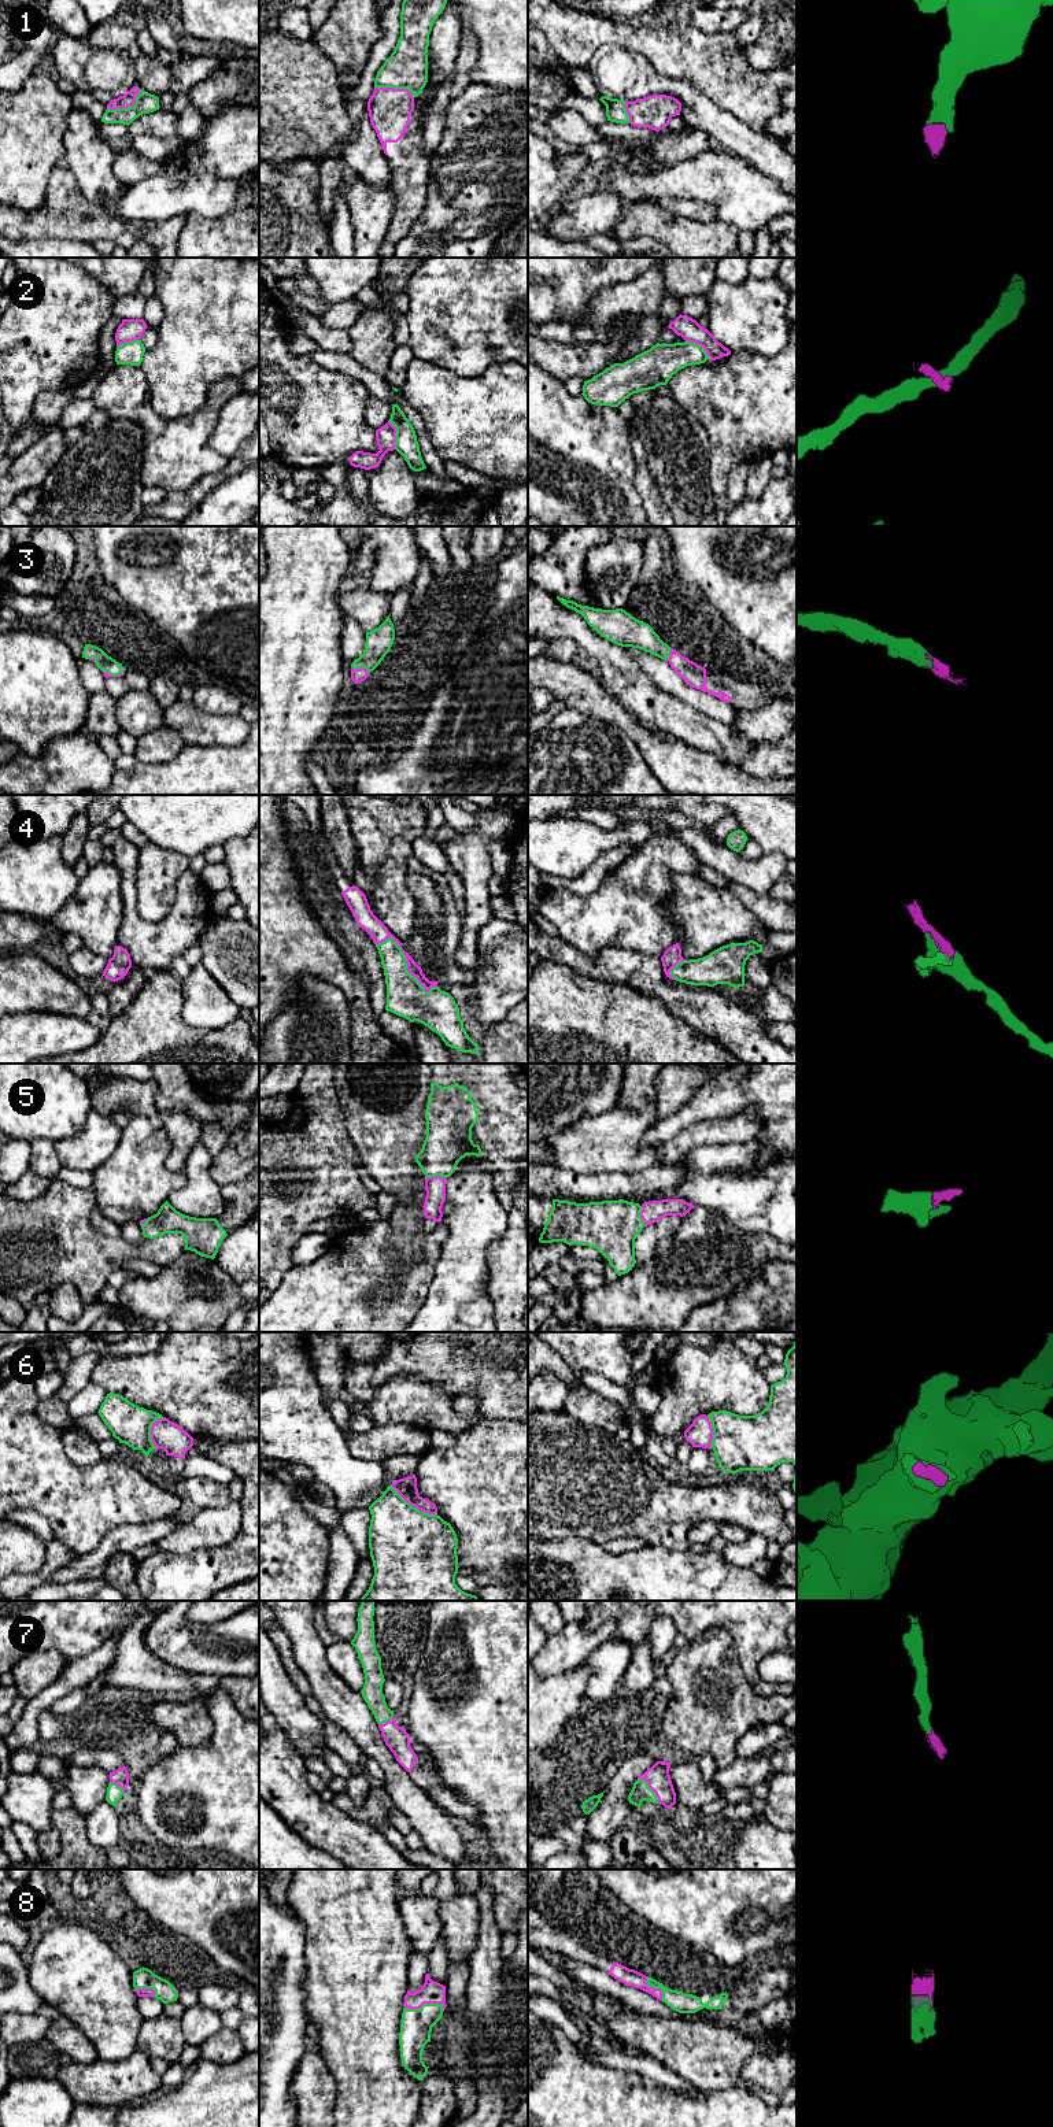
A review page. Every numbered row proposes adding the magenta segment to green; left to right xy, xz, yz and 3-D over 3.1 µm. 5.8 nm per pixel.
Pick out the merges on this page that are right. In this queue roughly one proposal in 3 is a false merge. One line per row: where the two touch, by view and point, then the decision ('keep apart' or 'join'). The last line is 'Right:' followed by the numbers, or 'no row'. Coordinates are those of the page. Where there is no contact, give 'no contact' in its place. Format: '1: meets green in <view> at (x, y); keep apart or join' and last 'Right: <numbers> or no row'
1: meets green in xy at (128, 107); join
2: meets green in yz at (699, 346); keep apart
3: meets green in xz at (361, 666); join
4: meets green in xz at (406, 962); join
5: meets green in xz at (436, 1175); join
6: meets green in xz at (413, 1506); keep apart
7: meets green in yz at (650, 1789); join
8: meets green in xz at (424, 2004); join
Right: 1, 3, 4, 5, 7, 8

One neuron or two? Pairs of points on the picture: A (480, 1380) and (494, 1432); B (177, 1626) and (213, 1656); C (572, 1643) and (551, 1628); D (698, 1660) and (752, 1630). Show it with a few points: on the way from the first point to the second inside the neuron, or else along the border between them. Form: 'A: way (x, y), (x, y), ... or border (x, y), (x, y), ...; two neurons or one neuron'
A: border (480, 1417), (509, 1419), (513, 1421); two neurons
B: way (185, 1634), (199, 1648), (204, 1649); one neuron
C: border (566, 1623), (557, 1634), (549, 1638); two neurons
D: border (701, 1634), (712, 1628), (724, 1628), (743, 1671); two neurons

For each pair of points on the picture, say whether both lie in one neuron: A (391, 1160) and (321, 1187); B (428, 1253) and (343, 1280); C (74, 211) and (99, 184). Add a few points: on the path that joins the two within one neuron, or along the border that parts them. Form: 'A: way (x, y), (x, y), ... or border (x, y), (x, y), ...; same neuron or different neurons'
A: border (348, 1134), (361, 1164); different neurons
B: way (412, 1275), (406, 1280), (365, 1280); same neuron
C: border (67, 170), (89, 200), (111, 207); different neurons

